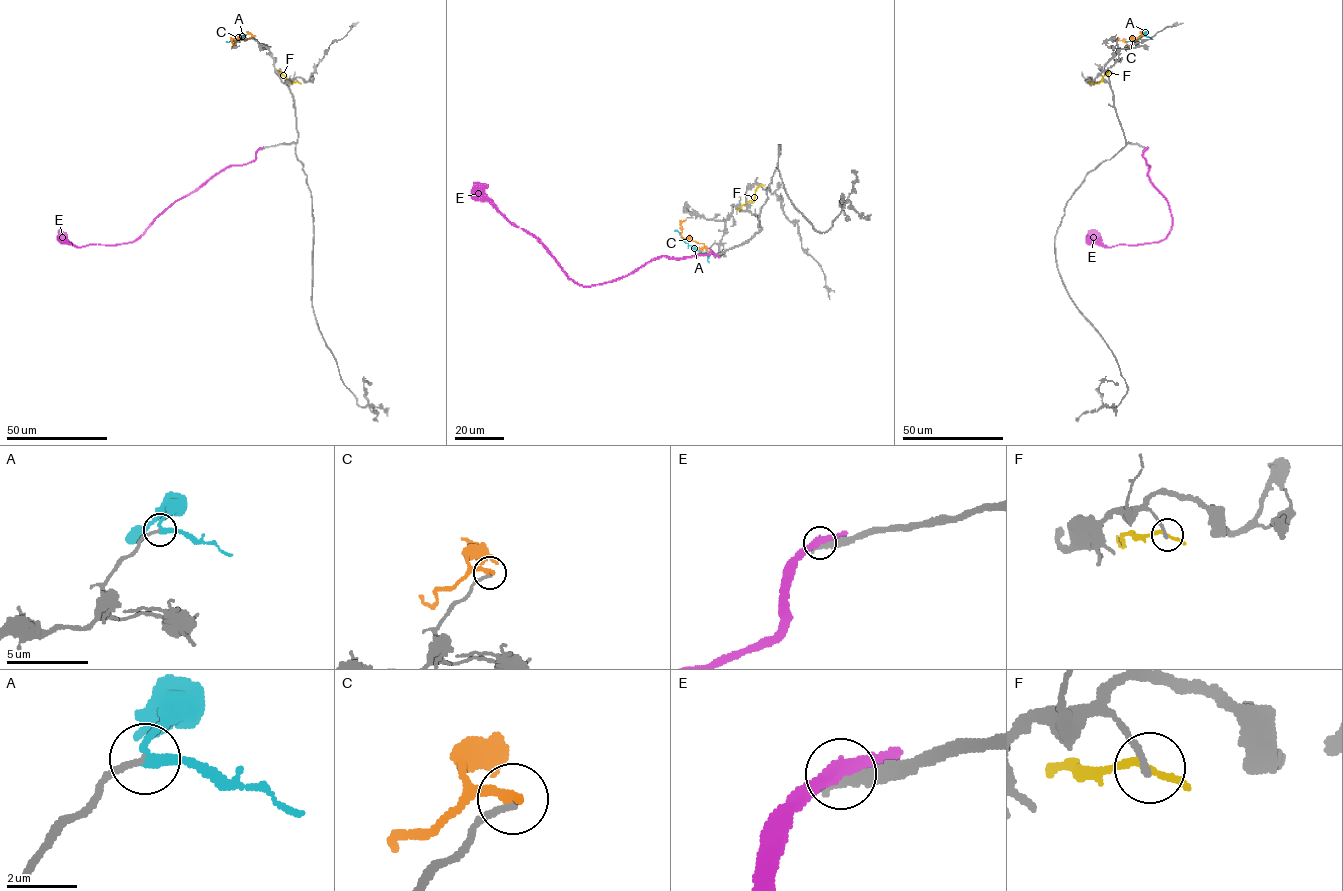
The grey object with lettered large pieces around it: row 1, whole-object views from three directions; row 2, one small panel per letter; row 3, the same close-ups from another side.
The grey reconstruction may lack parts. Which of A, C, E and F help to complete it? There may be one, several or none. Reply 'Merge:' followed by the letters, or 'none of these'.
Merge: A

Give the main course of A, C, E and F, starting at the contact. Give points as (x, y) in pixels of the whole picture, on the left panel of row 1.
A: (252, 36), (248, 33), (226, 41)
C: (252, 35), (244, 39), (238, 38), (231, 47), (231, 40), (235, 39)
E: (260, 148), (252, 161), (225, 167), (193, 192), (177, 199), (133, 242), (76, 247), (64, 243), (60, 237)
F: (298, 82), (292, 83), (278, 70)

